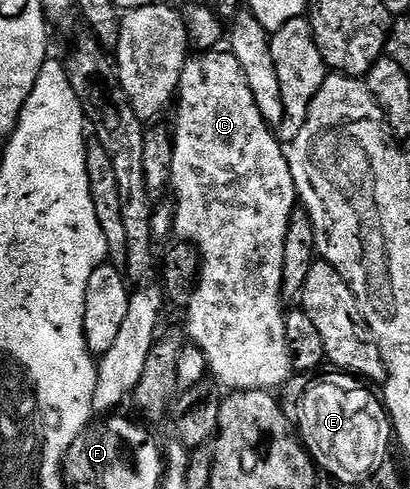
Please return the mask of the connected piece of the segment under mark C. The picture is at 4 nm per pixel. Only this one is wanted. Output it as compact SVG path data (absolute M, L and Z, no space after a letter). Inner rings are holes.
M215 48L209 52L198 52L193 56L187 57L186 63L183 65L183 70L181 76L179 76L179 84L176 93L176 104L178 102L178 115L175 116L174 122L172 121L172 137L174 139L174 147L172 148L172 168L170 169L170 184L169 189L174 190L174 204L172 203L172 211L173 211L173 229L172 234L175 239L181 240L183 243L190 243L194 247L194 249L198 252L198 257L201 259L201 265L198 267L198 277L197 277L197 285L194 288L194 294L191 296L190 303L186 305L184 309L184 316L186 316L186 324L184 323L185 333L188 335L189 341L193 343L195 347L198 347L200 352L206 358L206 365L208 367L209 373L211 375L215 374L217 381L221 383L223 386L226 385L225 388L227 391L233 392L235 390L268 390L273 391L275 389L274 386L278 386L278 388L285 387L286 382L292 376L292 365L291 365L291 357L289 354L288 348L288 340L285 339L285 322L286 322L286 314L284 313L284 305L281 298L281 280L284 274L284 240L285 236L288 233L288 228L290 224L290 218L294 214L296 209L296 203L298 202L298 193L294 190L294 181L292 180L292 172L290 171L287 155L282 152L283 143L279 141L279 139L274 136L271 132L271 127L267 125L264 117L261 116L261 112L259 108L256 106L256 100L253 99L252 90L250 90L248 86L247 80L245 80L244 72L241 70L240 64L237 63L236 56L234 56L231 52L224 52L221 54L221 49Z

